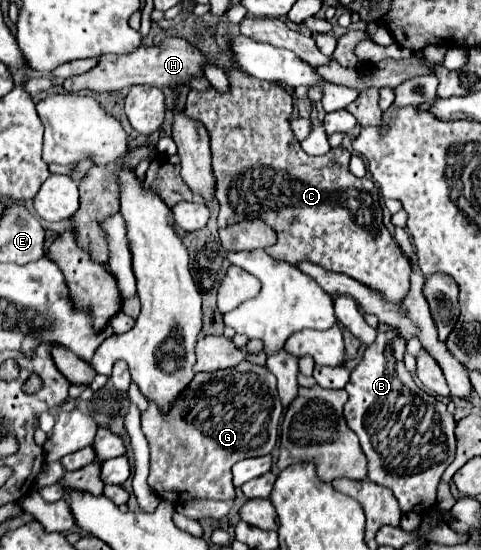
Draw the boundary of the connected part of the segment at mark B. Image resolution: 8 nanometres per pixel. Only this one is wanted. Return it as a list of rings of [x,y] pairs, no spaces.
[[[389,328],[377,332],[375,342],[367,346],[363,360],[353,368],[345,386],[349,394],[345,420],[361,440],[361,448],[369,462],[367,478],[391,488],[403,514],[417,512],[425,516],[437,502],[441,474],[453,462],[455,418],[447,412],[443,402],[419,390],[403,366],[405,346],[407,340],[397,330]]]

